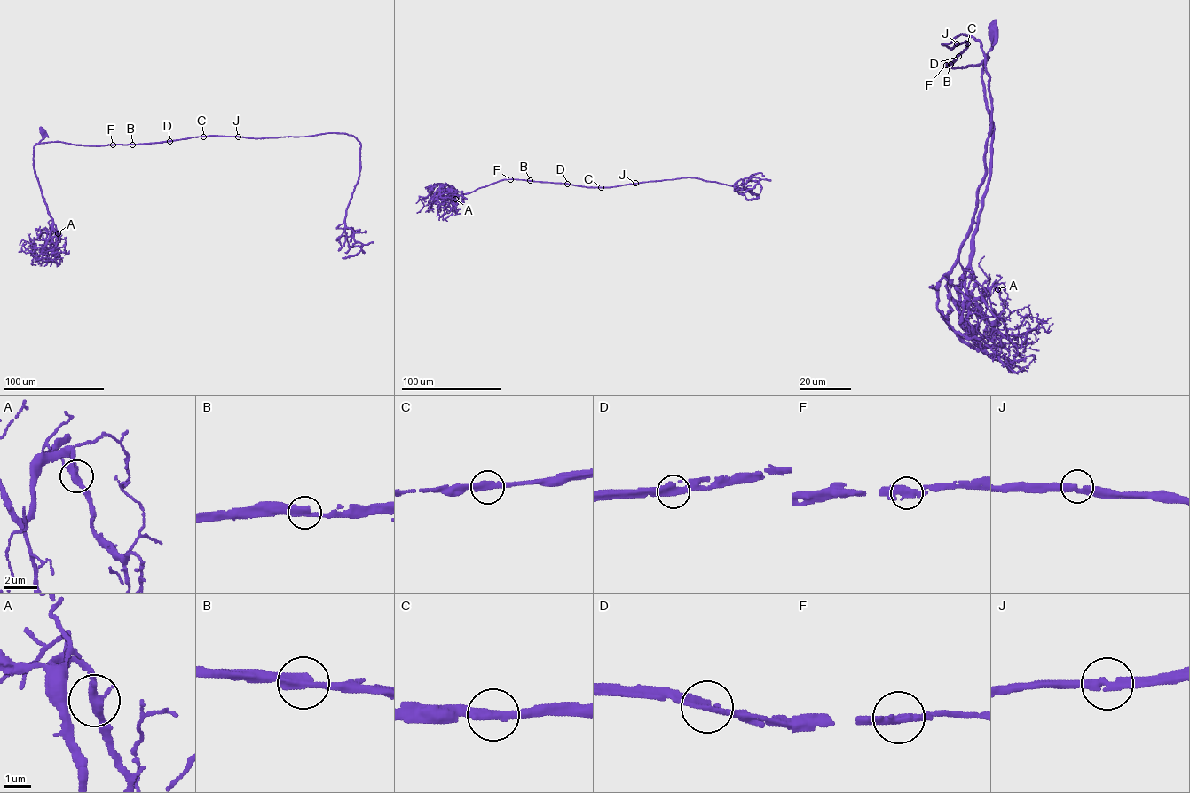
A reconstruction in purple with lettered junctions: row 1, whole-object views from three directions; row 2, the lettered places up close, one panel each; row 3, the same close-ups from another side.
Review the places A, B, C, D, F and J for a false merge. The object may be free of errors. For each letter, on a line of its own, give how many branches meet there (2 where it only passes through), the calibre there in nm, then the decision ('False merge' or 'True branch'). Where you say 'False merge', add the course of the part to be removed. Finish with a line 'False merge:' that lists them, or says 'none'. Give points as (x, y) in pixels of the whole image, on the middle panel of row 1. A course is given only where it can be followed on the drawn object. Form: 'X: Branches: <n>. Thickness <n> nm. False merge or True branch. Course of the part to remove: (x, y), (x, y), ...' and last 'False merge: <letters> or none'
A: Branches: 2. Thickness 360 nm. True branch
B: Branches: 2. Thickness 380 nm. True branch
C: Branches: 2. Thickness 360 nm. True branch
D: Branches: 2. Thickness 320 nm. True branch
F: Branches: 2. Thickness 360 nm. True branch
J: Branches: 2. Thickness 320 nm. True branch
False merge: none

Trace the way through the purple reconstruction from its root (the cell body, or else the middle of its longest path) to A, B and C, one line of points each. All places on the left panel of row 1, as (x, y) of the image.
A: (43, 131), (43, 138), (34, 146), (34, 172), (57, 235), (58, 233)
B: (43, 131), (39, 143), (132, 144)
C: (43, 131), (39, 143), (60, 141), (83, 145), (135, 145), (203, 137)

